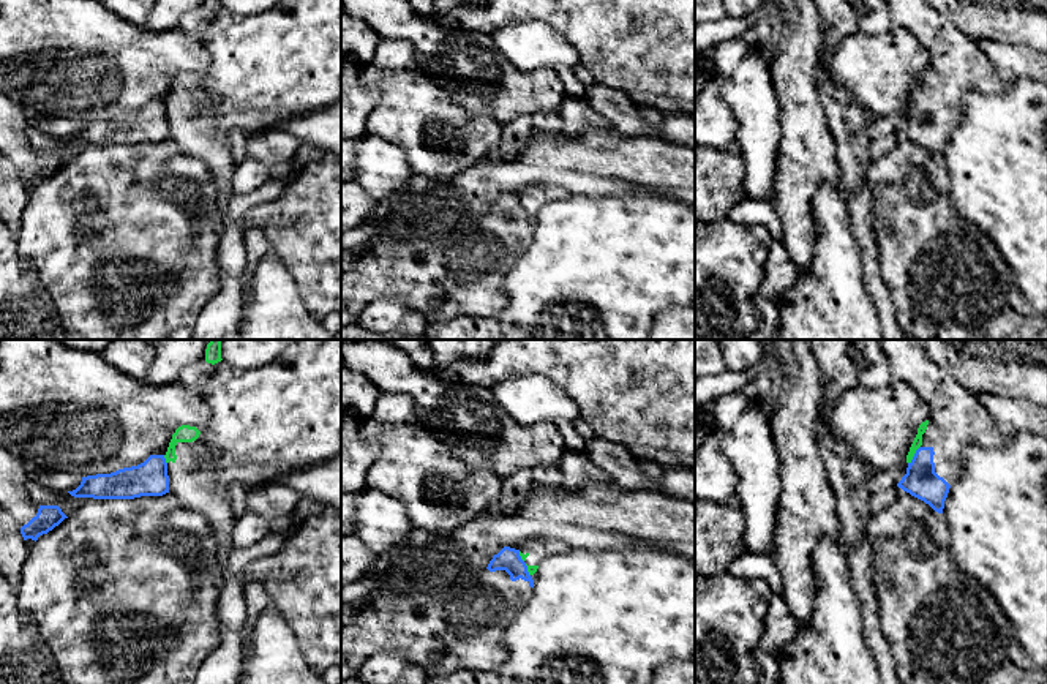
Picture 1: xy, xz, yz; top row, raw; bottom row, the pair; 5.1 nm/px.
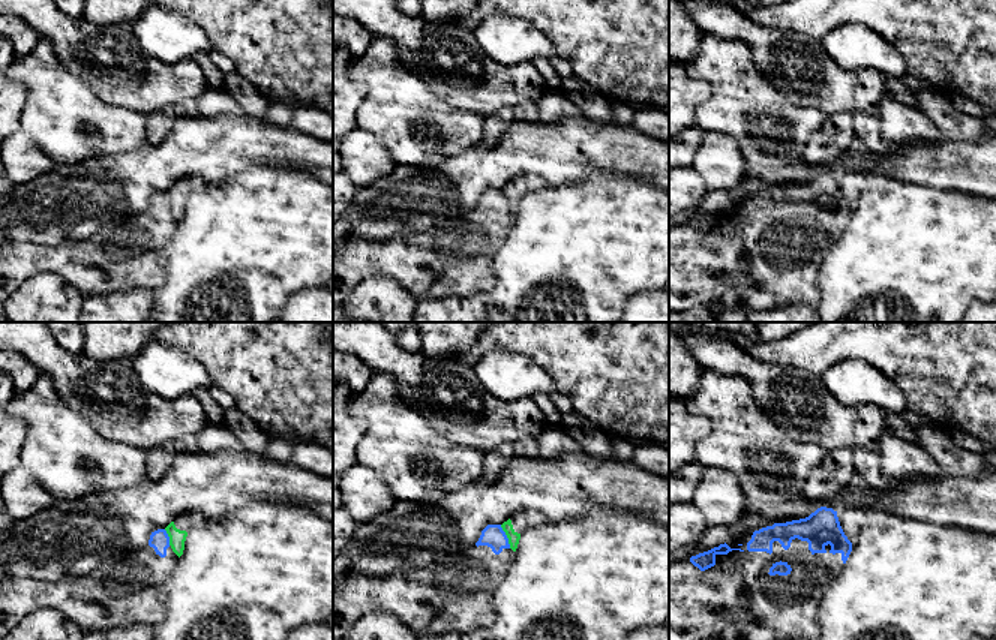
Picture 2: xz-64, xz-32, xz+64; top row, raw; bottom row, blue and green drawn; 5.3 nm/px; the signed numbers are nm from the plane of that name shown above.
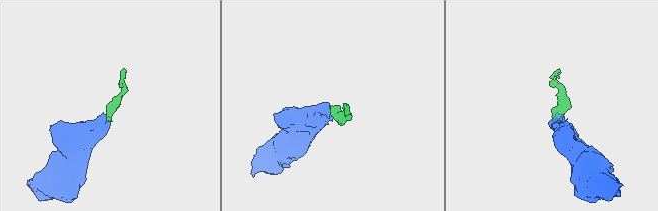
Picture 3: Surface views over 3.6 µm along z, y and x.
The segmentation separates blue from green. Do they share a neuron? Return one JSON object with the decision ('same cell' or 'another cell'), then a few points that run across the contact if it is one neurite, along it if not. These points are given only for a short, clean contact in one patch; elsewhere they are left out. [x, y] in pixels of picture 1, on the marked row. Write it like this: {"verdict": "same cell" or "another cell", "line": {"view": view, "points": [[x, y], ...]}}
{"verdict": "another cell", "line": {"view": "yz", "points": [[919, 446], [908, 463]]}}

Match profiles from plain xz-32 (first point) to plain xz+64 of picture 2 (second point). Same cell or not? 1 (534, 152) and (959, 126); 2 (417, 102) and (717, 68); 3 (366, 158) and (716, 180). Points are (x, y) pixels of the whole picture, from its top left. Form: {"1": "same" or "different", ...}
{"1": "different", "2": "same", "3": "same"}

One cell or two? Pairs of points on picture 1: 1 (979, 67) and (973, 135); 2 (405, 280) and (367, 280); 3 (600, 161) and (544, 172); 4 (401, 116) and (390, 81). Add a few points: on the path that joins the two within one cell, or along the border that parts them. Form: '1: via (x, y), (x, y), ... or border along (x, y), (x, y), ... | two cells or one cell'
1: border along (1006, 84), (1001, 92), (970, 90), (962, 98) | two cells
2: via (395, 280), (376, 280) | one cell
3: via (586, 163), (558, 163) | one cell
4: via (401, 108), (401, 92), (398, 89) | one cell

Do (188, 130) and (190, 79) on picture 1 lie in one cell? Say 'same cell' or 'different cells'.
same cell

